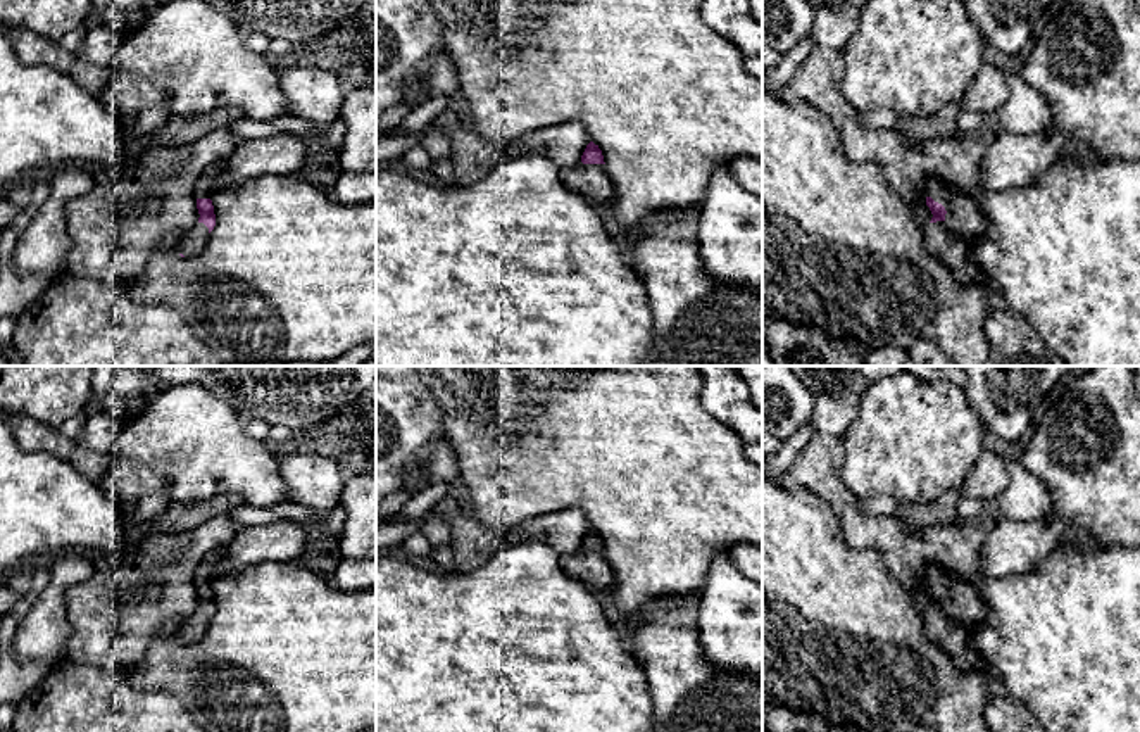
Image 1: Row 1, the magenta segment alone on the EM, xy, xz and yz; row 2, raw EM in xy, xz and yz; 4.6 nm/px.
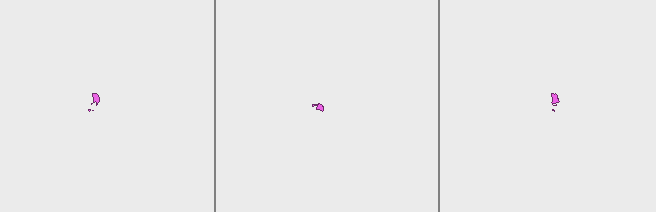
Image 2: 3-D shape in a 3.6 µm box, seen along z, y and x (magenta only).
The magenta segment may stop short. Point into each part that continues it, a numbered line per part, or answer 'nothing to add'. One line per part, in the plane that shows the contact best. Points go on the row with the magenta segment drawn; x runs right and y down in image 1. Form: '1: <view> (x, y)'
1: xy (192, 242)
2: yz (964, 223)

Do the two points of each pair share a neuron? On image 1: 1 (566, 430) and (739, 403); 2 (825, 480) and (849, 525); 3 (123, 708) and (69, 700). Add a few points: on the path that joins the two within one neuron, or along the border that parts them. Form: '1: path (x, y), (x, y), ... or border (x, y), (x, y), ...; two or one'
1: border (702, 384), (701, 403), (737, 434); two
2: path (833, 491), (845, 504), (849, 515); one
3: path (109, 708), (83, 708); one

